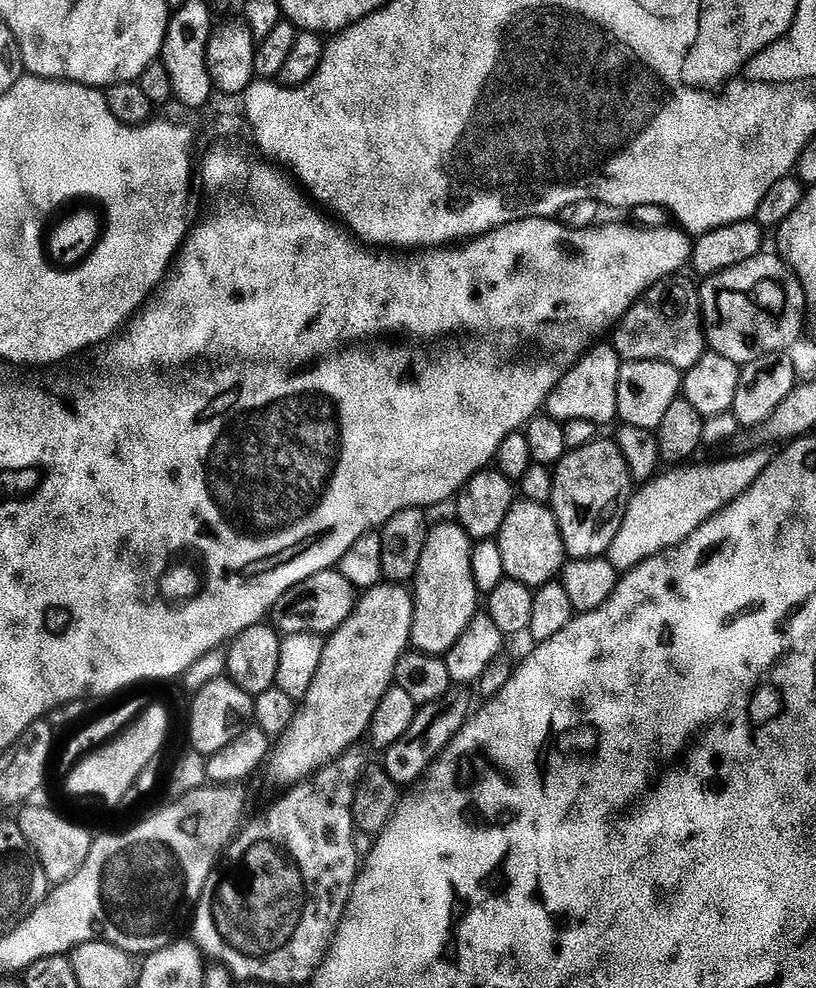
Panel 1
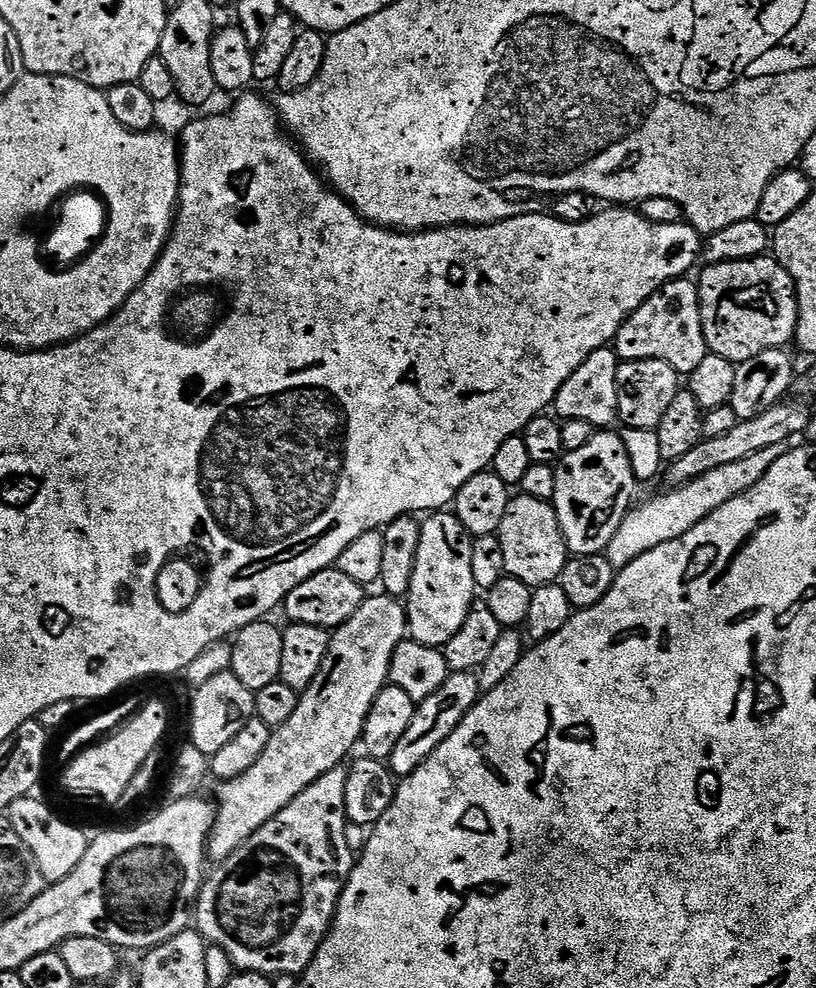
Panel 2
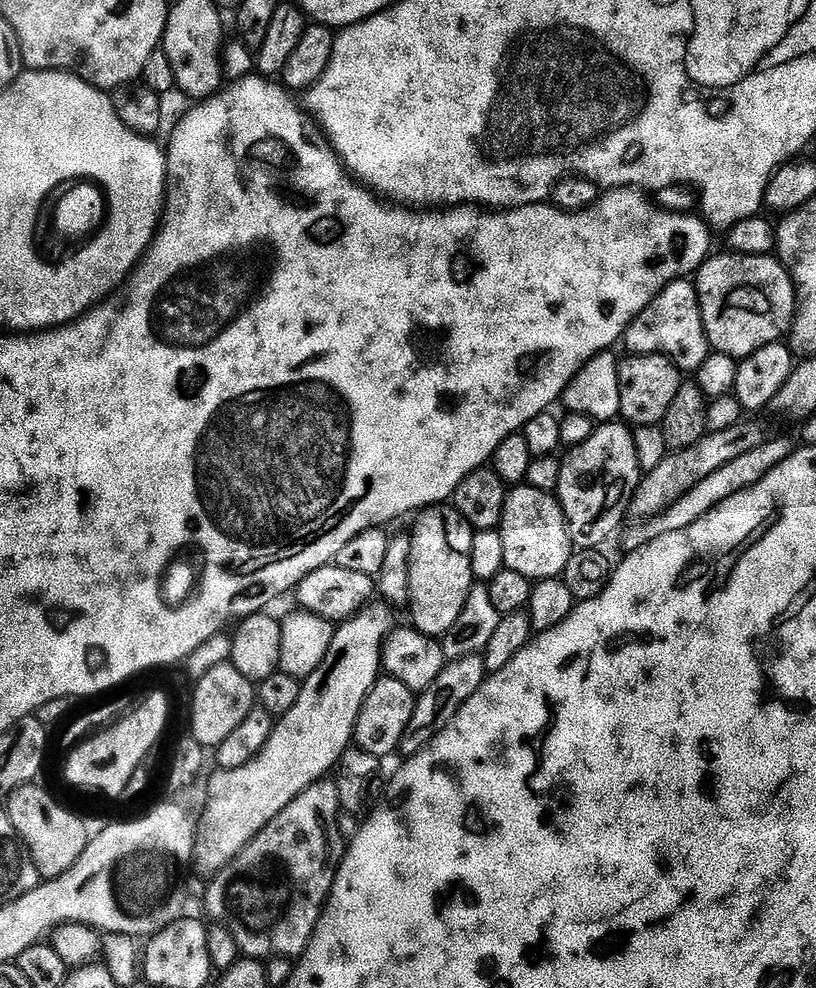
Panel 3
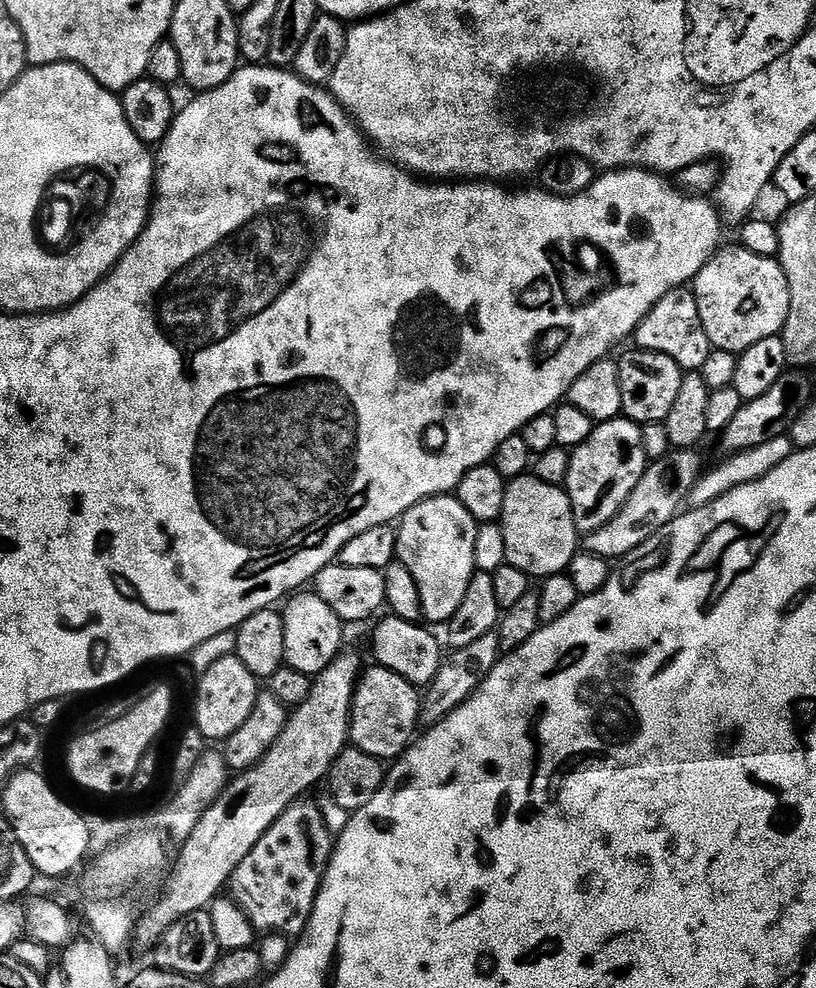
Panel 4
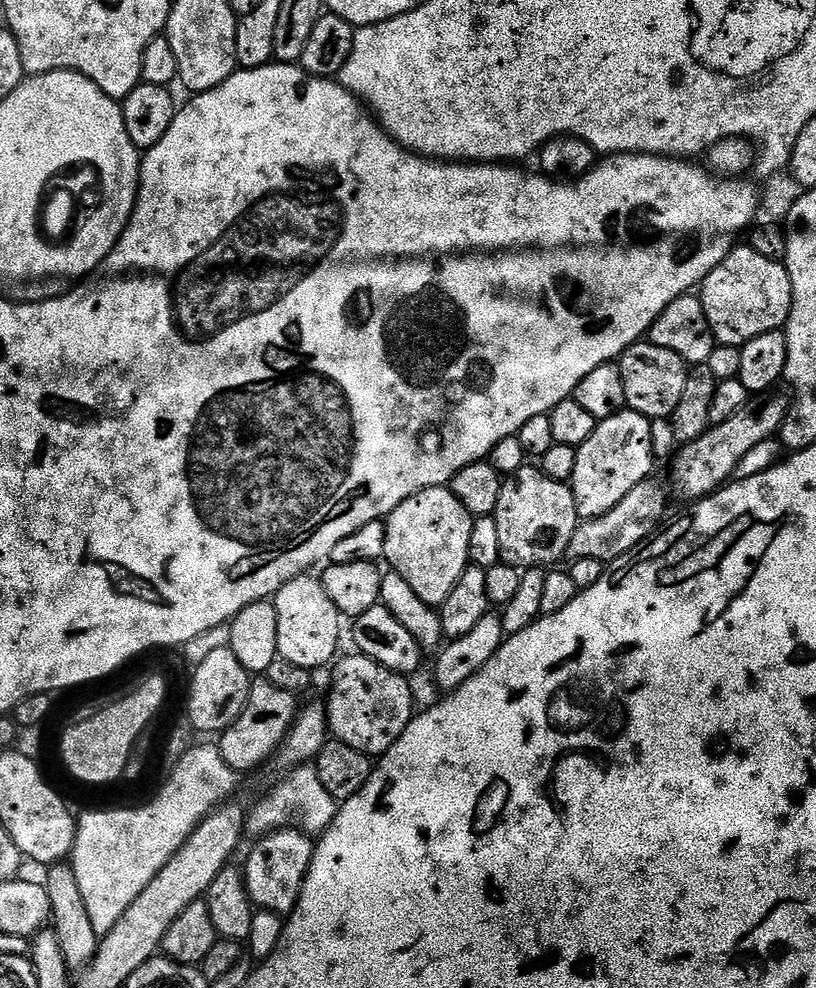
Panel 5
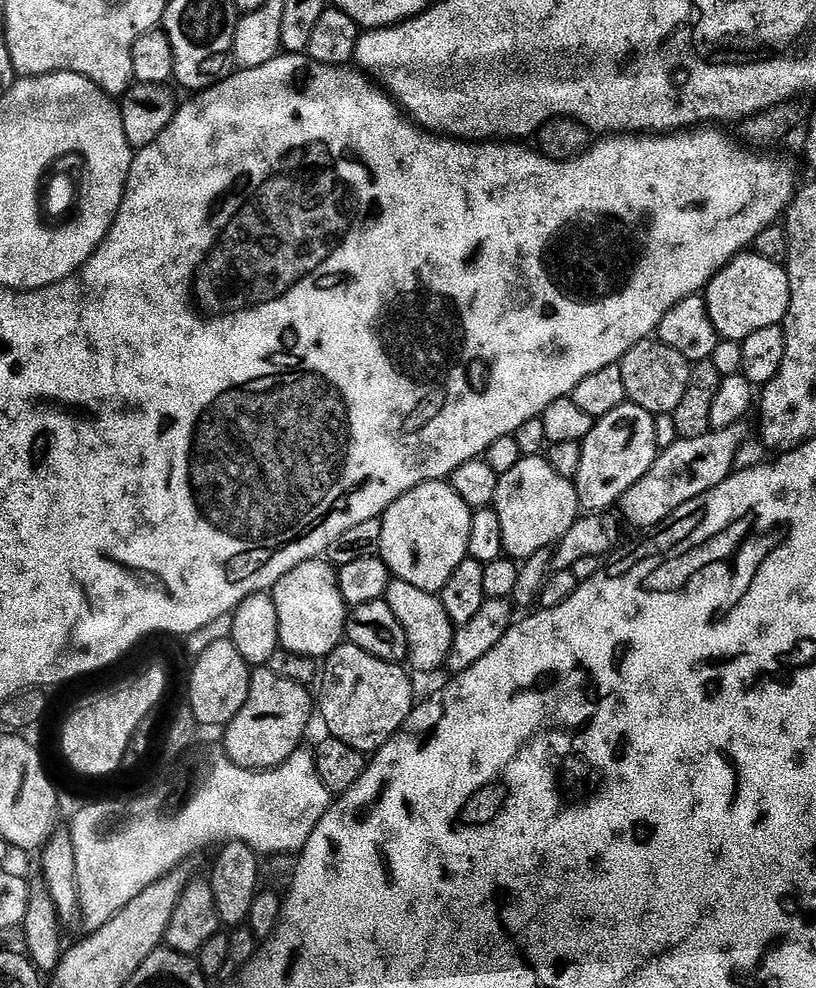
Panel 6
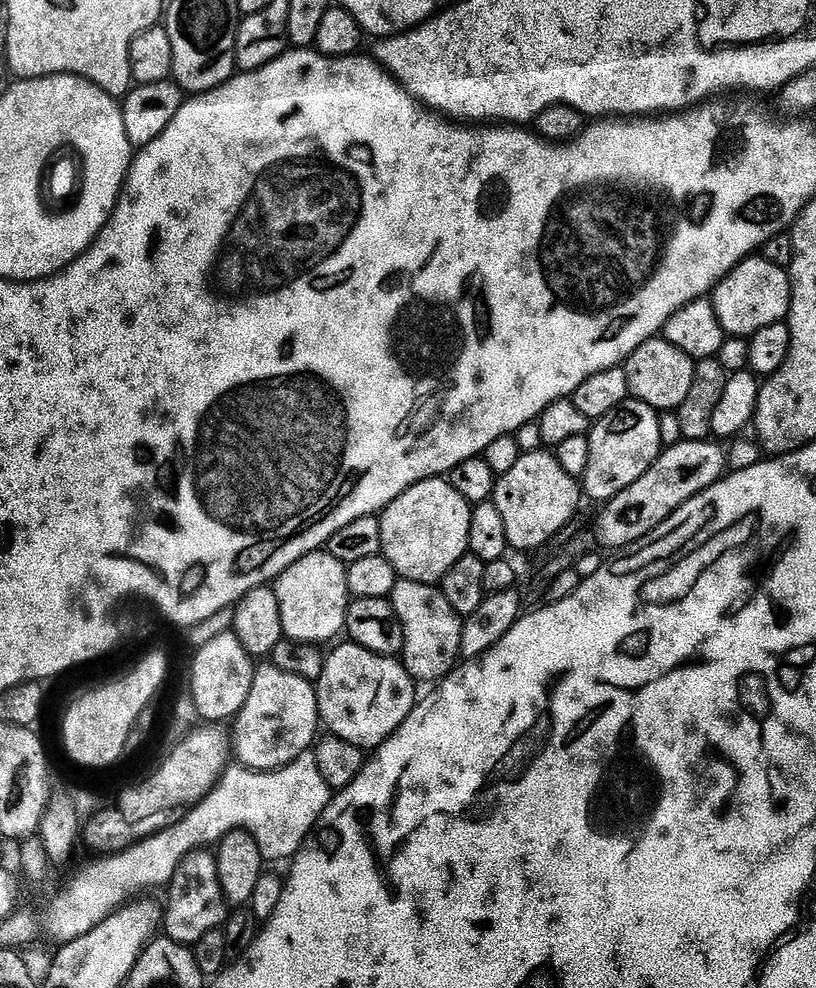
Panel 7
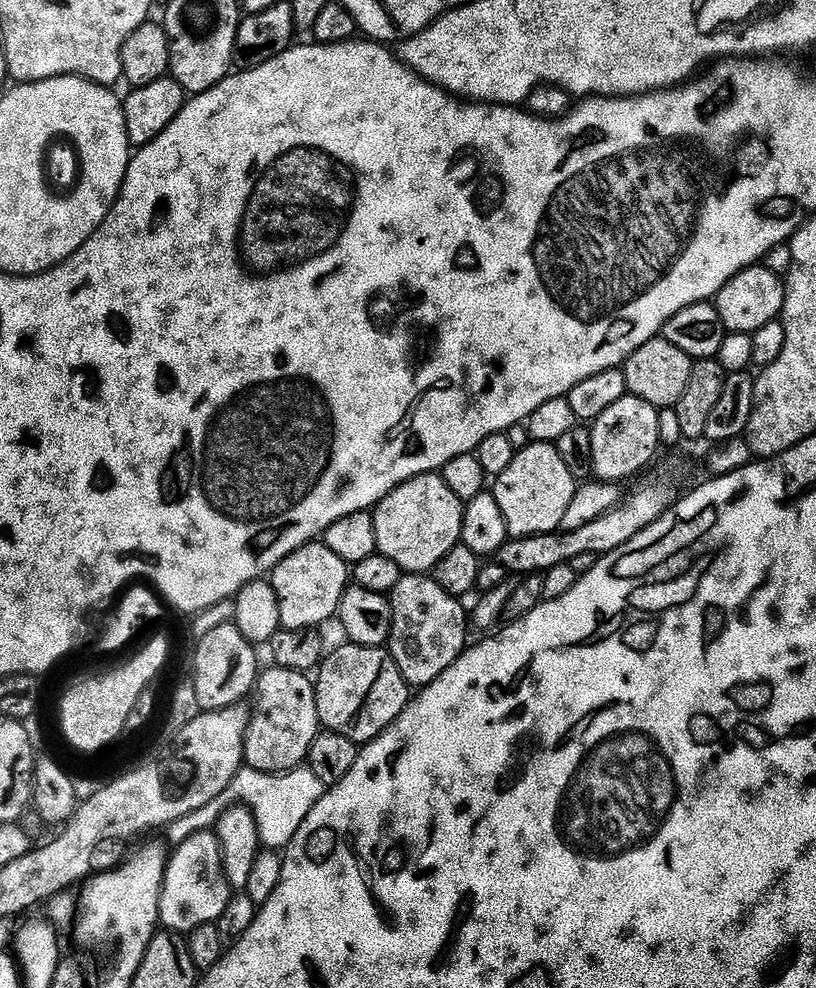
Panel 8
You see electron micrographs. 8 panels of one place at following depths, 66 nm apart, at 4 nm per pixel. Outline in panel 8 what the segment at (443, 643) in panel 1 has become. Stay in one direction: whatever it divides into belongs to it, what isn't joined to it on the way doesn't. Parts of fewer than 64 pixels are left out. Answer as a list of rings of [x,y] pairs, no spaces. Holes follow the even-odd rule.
[[[427,472],[425,476],[415,476],[406,482],[402,482],[398,487],[386,494],[386,498],[382,498],[380,503],[374,509],[374,530],[376,531],[376,547],[379,555],[390,558],[390,562],[394,562],[404,574],[428,574],[438,566],[438,562],[442,562],[442,558],[446,558],[446,554],[450,554],[450,550],[454,550],[454,546],[460,543],[460,535],[462,534],[462,518],[464,517],[465,501],[458,498],[458,494],[454,494],[454,490],[450,490],[450,486],[446,486],[443,475]]]

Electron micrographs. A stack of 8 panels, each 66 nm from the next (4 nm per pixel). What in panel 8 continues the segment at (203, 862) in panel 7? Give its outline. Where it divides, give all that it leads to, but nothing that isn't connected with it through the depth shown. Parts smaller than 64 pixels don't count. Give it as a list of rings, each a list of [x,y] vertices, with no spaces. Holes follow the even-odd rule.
[[[215,831],[199,832],[186,842],[175,845],[176,853],[166,860],[164,888],[160,891],[161,929],[177,934],[198,930],[198,926],[214,924],[221,918],[234,890],[226,882],[222,866],[222,850]]]

